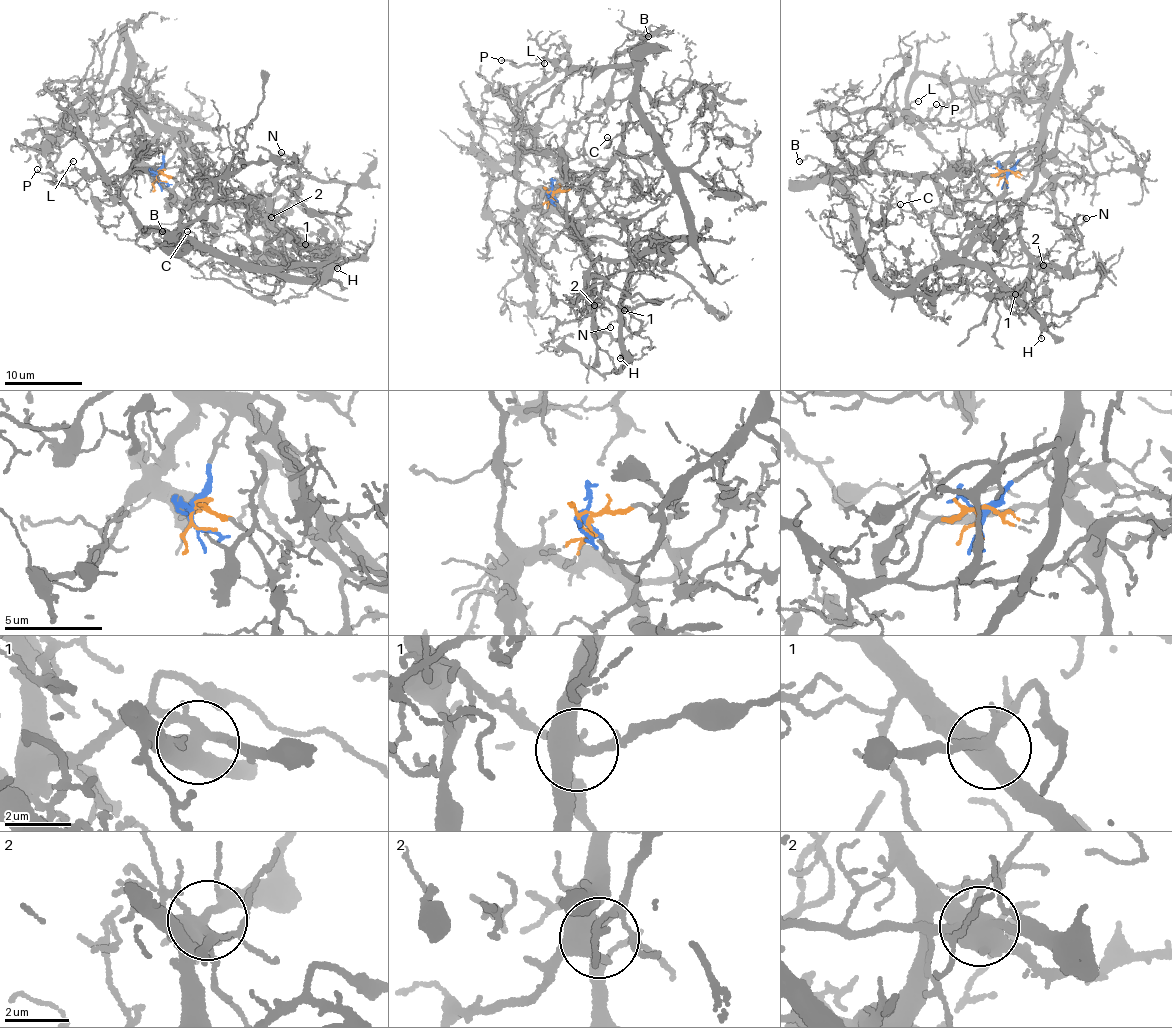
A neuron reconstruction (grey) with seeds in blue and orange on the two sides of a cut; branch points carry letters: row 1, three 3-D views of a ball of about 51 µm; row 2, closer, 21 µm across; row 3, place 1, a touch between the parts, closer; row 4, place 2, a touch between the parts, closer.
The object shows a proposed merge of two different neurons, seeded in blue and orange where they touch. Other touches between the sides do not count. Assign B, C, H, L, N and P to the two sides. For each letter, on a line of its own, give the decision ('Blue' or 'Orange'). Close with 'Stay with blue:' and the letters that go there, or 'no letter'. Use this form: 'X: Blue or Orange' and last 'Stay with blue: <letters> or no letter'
B: Orange
C: Orange
H: Orange
L: Orange
N: Orange
P: Orange
Stay with blue: no letter

